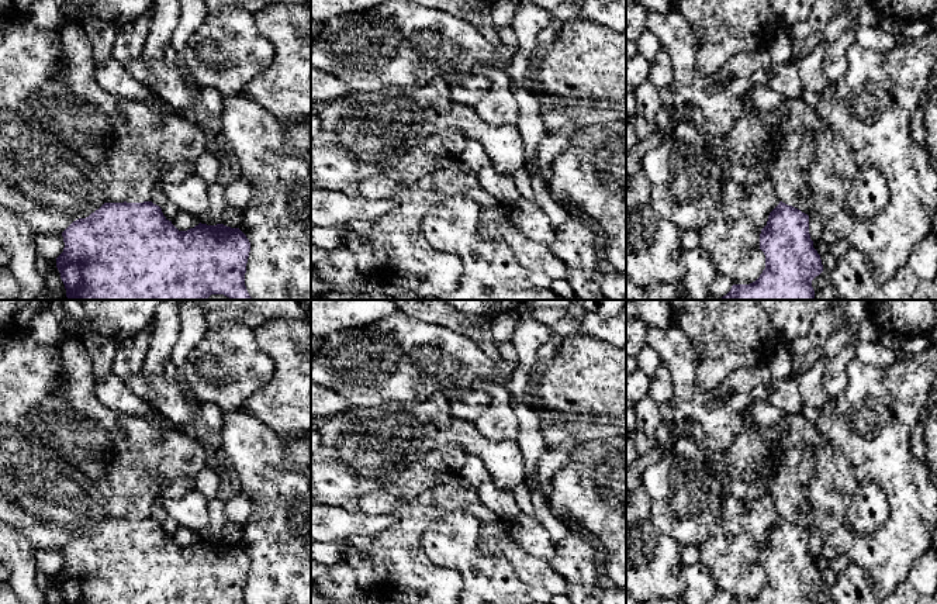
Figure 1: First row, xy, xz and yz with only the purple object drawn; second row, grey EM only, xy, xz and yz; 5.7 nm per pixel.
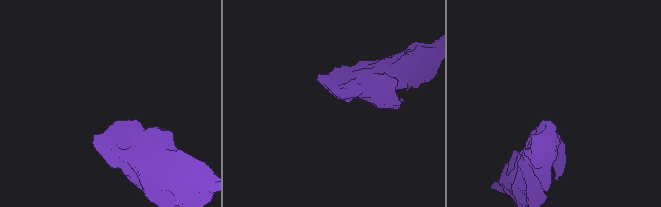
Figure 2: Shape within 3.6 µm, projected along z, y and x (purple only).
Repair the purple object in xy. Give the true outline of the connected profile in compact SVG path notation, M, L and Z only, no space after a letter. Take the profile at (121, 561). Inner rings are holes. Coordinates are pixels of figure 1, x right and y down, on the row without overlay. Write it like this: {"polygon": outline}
{"polygon": "M152 517L104 518L89 532L73 536L62 552L65 563L56 583L65 604L246 604L250 558L239 543L200 538L179 546Z"}

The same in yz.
{"polygon": "M782 517L770 528L760 549L765 584L750 600L732 604L813 604L812 596L823 587L820 570L809 549L809 531Z"}

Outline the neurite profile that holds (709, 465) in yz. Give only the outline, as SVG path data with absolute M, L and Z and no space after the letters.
M675 434L671 443L661 451L663 459L649 466L642 476L650 498L649 520L681 548L699 546L713 531L722 504L729 496L727 472L722 455L701 449L694 439Z

